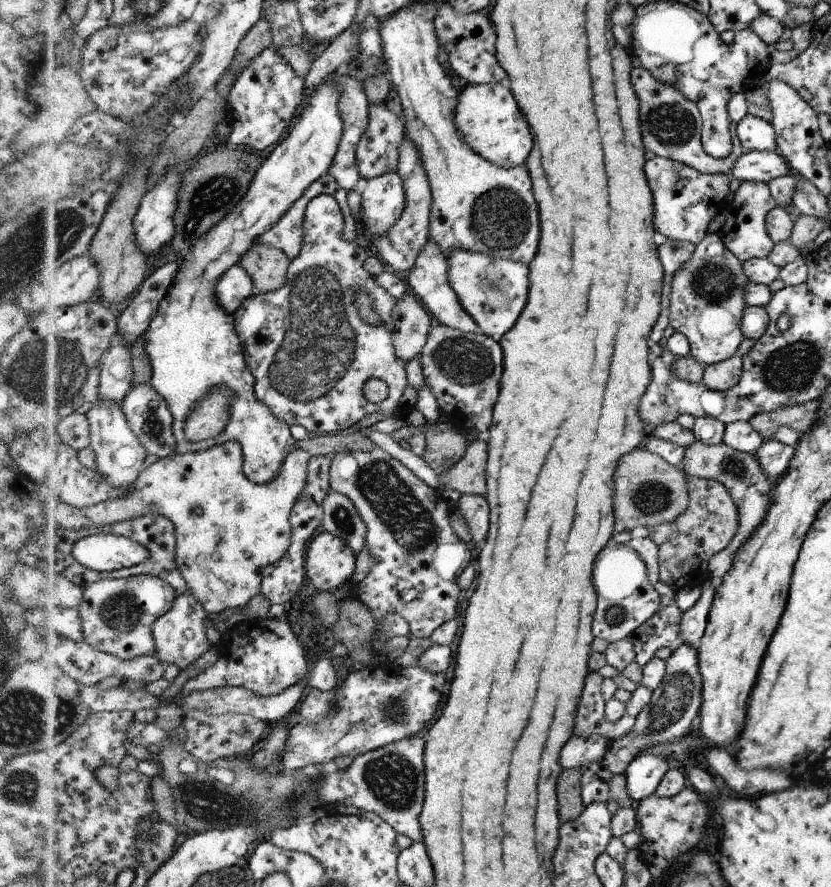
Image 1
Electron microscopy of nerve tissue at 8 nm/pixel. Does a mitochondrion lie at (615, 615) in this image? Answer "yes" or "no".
yes

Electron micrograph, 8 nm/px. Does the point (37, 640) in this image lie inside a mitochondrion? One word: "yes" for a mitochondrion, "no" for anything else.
no

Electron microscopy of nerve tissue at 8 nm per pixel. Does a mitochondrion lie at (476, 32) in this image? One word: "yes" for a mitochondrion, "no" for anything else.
no

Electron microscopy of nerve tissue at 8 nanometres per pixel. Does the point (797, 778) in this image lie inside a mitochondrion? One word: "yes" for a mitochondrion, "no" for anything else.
no

